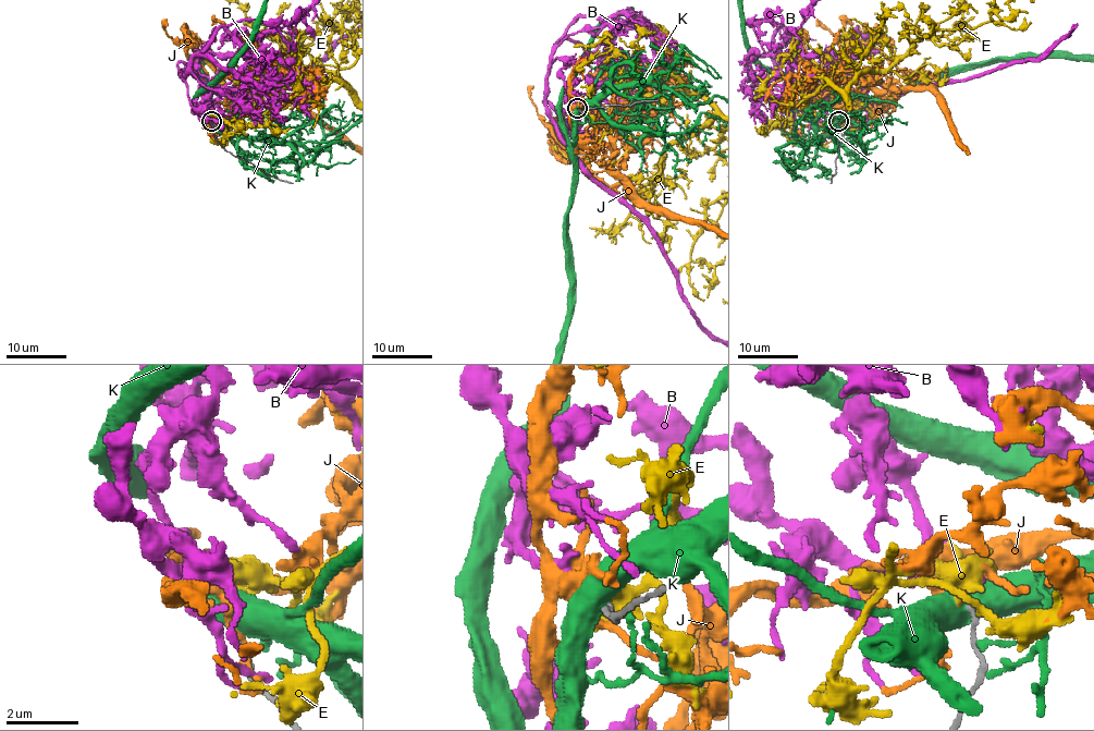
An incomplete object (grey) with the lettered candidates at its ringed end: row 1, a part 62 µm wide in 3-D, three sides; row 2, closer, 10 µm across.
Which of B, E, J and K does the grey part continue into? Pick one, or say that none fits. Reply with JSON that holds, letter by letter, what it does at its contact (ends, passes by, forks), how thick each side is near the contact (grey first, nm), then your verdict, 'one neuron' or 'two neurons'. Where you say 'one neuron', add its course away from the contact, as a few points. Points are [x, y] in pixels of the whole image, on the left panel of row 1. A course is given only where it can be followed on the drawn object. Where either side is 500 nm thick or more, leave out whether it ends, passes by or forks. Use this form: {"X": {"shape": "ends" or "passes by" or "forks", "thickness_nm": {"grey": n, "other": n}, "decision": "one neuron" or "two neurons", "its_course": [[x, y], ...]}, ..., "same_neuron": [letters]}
{"B": {"shape": "passes by", "thickness_nm": {"grey": 130, "other": 150}, "decision": "two neurons"}, "E": {"shape": "forks", "thickness_nm": {"grey": 150, "other": 480}, "decision": "two neurons"}, "J": {"shape": "forks", "thickness_nm": {"grey": 130, "other": 400}, "decision": "two neurons"}, "K": {"thickness_nm": {"grey": 160, "other": 550}, "decision": "two neurons"}, "same_neuron": []}

